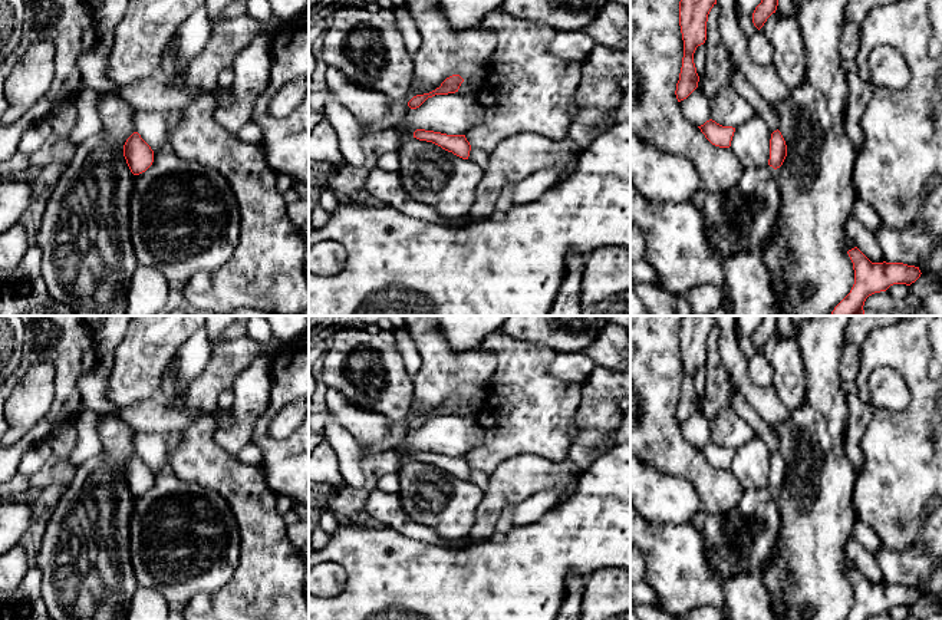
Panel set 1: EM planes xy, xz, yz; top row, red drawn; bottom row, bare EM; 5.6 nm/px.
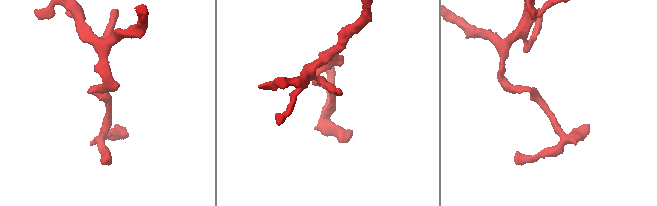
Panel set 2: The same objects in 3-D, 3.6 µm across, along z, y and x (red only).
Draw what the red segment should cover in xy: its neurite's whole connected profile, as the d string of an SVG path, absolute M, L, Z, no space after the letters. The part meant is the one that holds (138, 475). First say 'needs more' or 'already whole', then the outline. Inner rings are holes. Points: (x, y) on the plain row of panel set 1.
already whole; M134 454L126 461L123 466L123 478L134 497L145 494L154 484L154 472L138 454Z

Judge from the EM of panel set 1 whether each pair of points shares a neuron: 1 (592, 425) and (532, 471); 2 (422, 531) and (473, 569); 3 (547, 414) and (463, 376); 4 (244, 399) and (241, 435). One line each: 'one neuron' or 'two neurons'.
1: one neuron
2: two neurons
3: two neurons
4: one neuron

